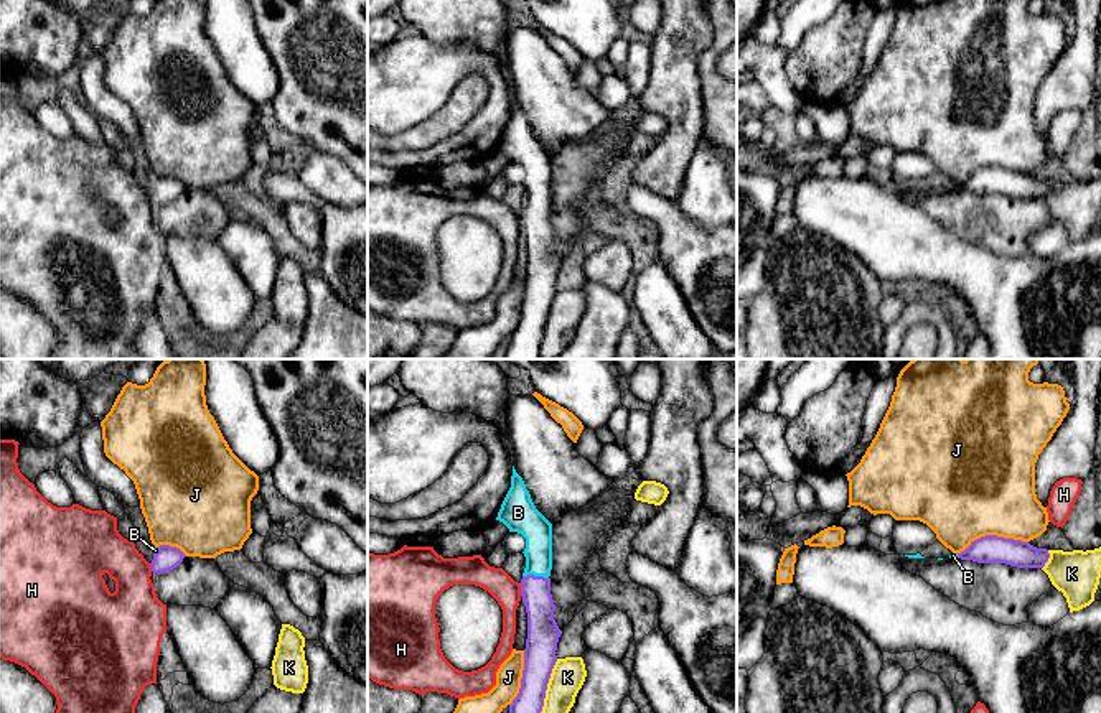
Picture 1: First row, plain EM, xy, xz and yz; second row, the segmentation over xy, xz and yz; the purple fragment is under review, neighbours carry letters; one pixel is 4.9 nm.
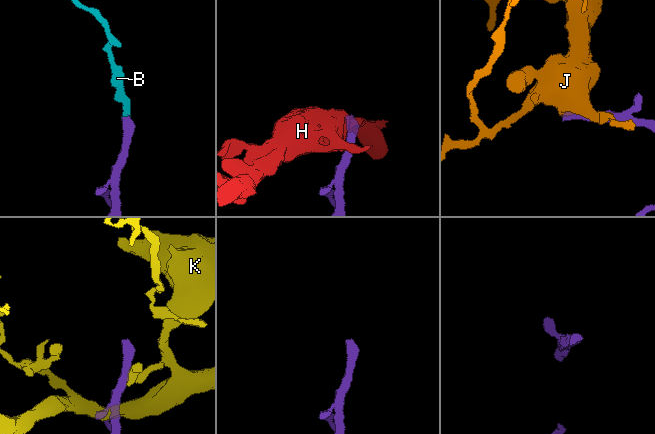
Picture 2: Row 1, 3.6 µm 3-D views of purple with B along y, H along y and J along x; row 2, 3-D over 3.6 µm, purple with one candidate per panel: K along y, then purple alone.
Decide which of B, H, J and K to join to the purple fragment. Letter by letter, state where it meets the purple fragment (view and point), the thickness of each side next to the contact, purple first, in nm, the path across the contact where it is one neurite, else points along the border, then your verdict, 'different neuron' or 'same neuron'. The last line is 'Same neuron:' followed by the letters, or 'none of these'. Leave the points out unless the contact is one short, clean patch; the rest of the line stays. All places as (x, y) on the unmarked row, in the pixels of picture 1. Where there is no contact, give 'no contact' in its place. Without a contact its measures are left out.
B: meets purple in xz at (536, 208); 140 nm thick on the purple side, 150 nm on the other; runs through xz (536, 226), (536, 208), (536, 160), (533, 157); same neuron
H: meets purple in xz at (521, 221); 160 nm thick on the purple side, 140 nm on the other; different neuron
J: meets purple in yz at (993, 167); 140 nm thick on the purple side, 480 nm on the other; different neuron
K: meets purple in xz at (544, 325); 170 nm thick on the purple side, 160 nm on the other; different neuron
Same neuron: B

